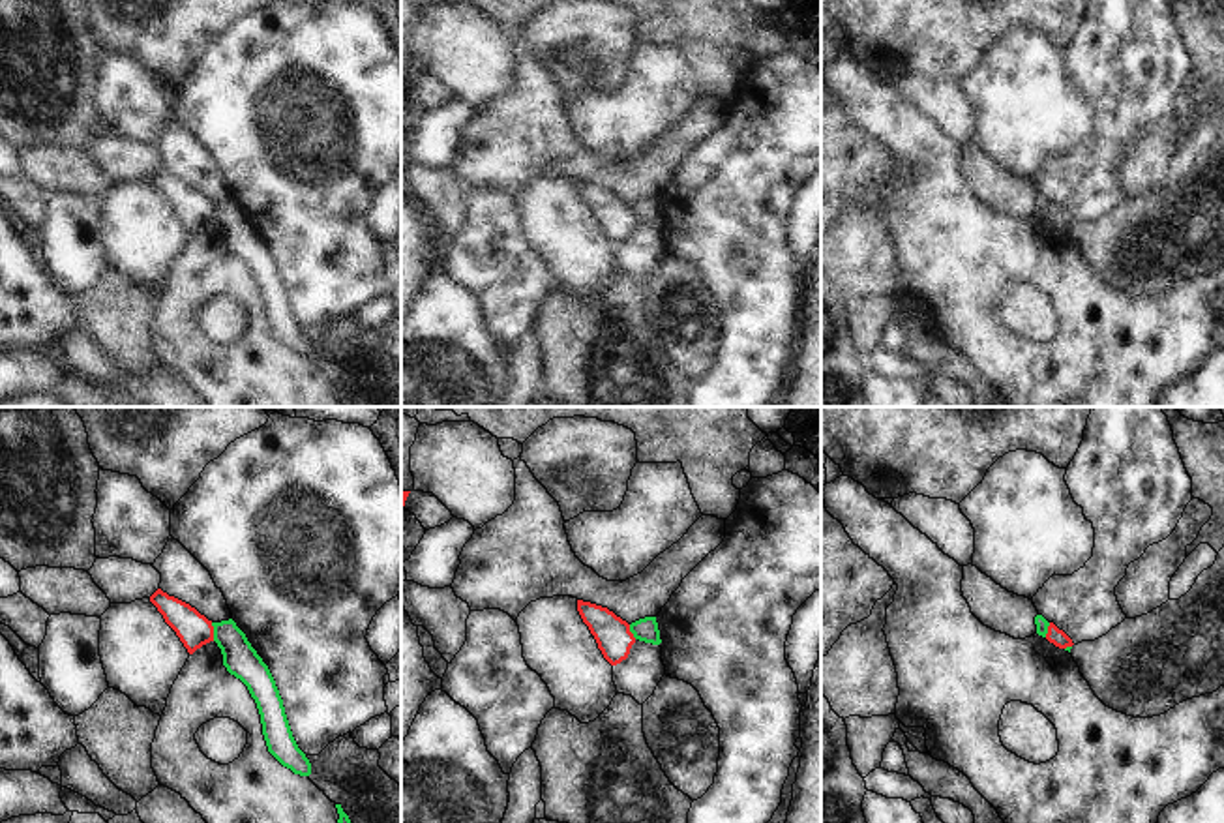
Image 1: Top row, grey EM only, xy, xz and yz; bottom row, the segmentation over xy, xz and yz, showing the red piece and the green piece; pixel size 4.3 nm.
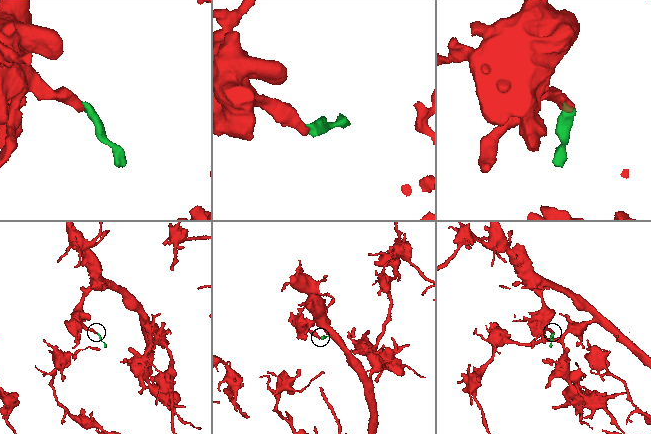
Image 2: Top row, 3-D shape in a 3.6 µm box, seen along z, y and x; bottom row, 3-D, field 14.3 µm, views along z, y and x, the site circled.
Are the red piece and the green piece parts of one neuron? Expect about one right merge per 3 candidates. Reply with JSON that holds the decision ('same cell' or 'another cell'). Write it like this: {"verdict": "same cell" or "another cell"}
{"verdict": "another cell"}

